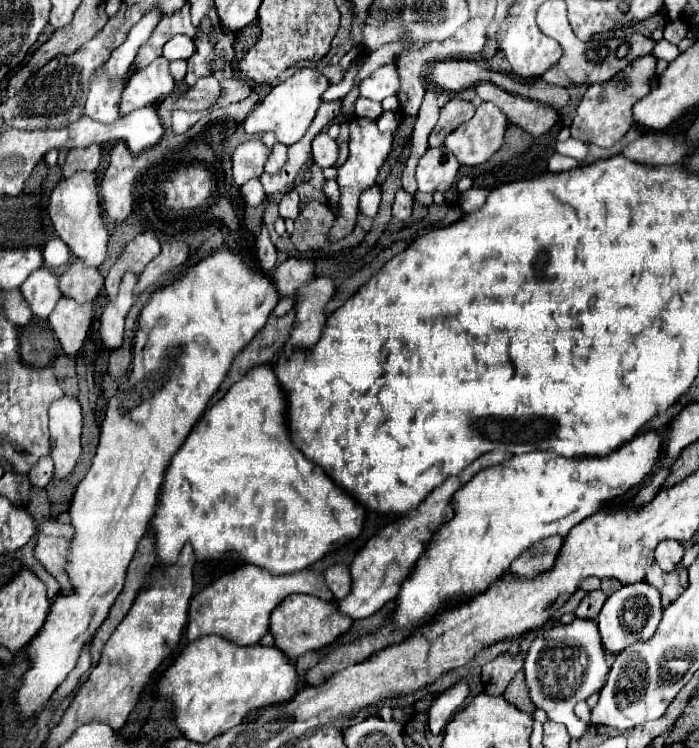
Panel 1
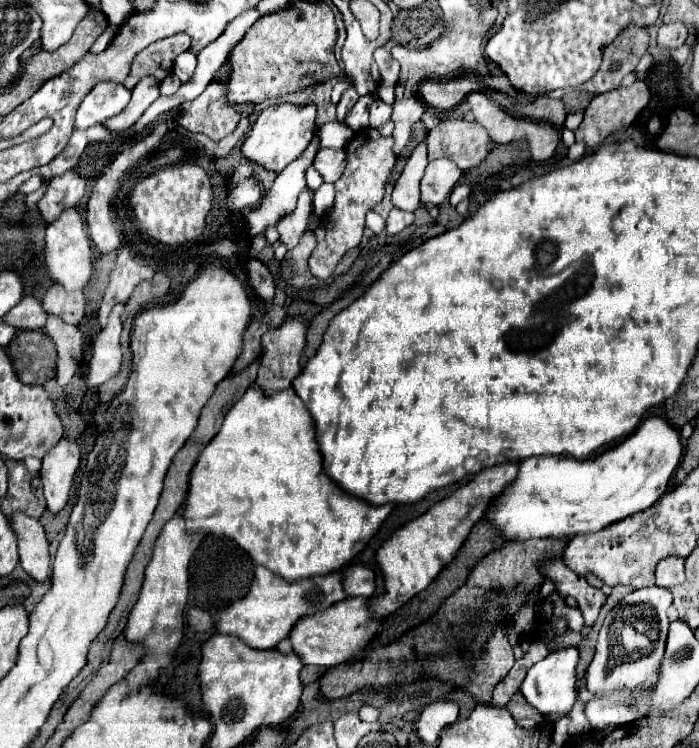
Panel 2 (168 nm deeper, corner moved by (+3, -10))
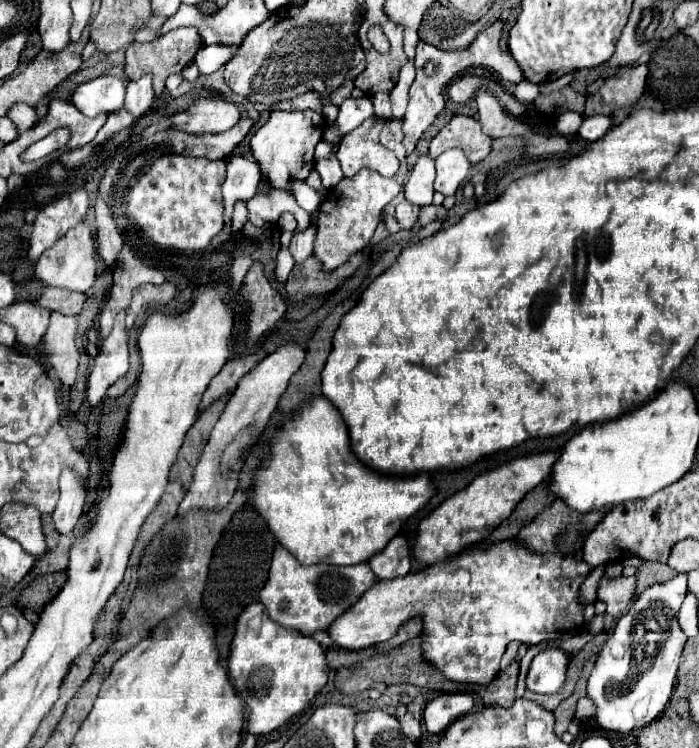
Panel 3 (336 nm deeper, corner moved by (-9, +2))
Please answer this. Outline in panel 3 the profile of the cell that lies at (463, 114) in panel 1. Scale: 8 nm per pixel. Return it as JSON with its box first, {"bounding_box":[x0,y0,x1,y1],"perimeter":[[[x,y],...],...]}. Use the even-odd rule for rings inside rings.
{"bounding_box":[430,116,492,164],"perimeter":[[[454,116],[430,142],[430,156],[436,158],[448,148],[464,150],[466,158],[476,164],[484,160],[490,152],[492,138],[484,136],[480,122],[472,116]]]}

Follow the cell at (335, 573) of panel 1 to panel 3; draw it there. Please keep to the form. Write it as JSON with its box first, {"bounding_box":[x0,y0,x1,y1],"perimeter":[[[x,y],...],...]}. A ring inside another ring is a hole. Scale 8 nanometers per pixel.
{"bounding_box":[368,536,412,580],"perimeter":[[[396,536],[390,540],[384,552],[378,552],[368,562],[374,574],[380,580],[392,580],[398,576],[406,576],[412,568],[412,548],[406,536]]]}

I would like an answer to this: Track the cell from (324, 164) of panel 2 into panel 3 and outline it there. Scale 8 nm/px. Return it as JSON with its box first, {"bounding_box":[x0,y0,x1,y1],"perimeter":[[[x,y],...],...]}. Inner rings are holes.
{"bounding_box":[336,116,398,178],"perimeter":[[[372,116],[360,128],[356,128],[356,132],[344,136],[336,156],[346,178],[352,178],[362,168],[376,170],[382,176],[394,176],[398,172],[398,158],[378,142],[386,122],[388,118]]]}

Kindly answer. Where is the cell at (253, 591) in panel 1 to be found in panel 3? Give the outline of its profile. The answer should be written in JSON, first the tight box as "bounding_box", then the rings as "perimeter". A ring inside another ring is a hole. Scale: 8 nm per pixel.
{"bounding_box":[260,544,378,636],"perimeter":[[[276,544],[268,580],[260,590],[260,602],[266,606],[274,622],[312,636],[314,632],[328,632],[332,622],[352,608],[360,596],[376,584],[376,580],[378,578],[368,564],[354,564],[348,568],[332,564],[304,566],[282,544]]]}

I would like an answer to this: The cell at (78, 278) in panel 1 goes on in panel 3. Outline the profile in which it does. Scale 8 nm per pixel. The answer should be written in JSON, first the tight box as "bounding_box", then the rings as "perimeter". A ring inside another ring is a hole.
{"bounding_box":[36,288,86,316],"perimeter":[[[44,288],[42,296],[36,298],[36,306],[60,312],[66,316],[76,316],[82,310],[86,296],[80,292],[68,292],[64,288]]]}

